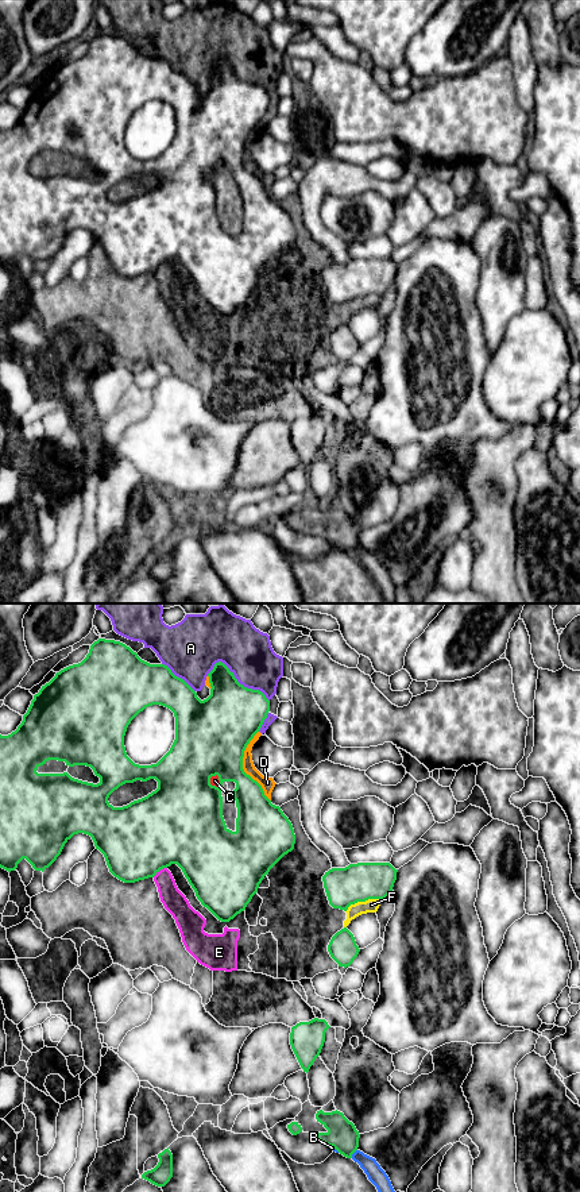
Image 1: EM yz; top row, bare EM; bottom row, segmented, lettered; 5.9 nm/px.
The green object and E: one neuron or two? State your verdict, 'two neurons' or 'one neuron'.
two neurons

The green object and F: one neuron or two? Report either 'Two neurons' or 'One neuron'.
Two neurons

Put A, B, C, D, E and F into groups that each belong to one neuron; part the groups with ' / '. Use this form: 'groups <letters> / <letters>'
groups A C D E F / B

